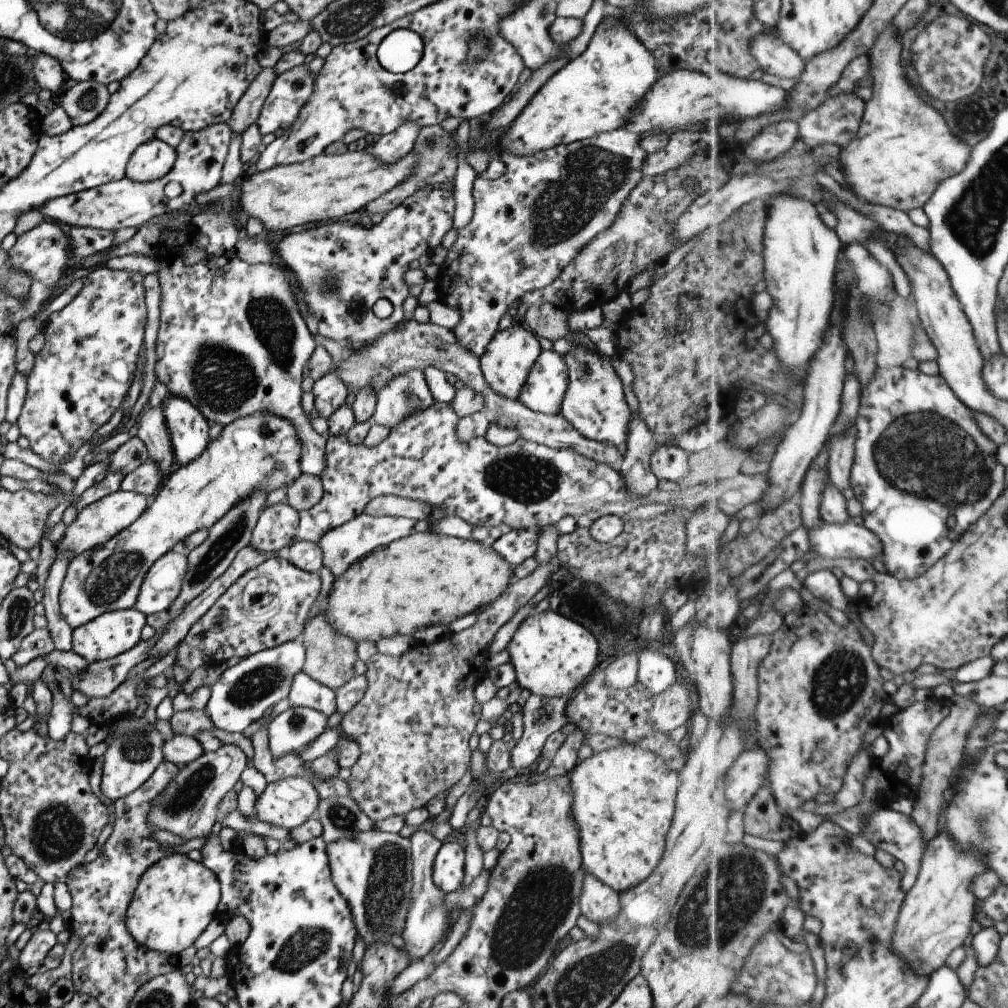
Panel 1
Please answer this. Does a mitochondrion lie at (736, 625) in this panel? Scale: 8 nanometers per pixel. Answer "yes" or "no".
no

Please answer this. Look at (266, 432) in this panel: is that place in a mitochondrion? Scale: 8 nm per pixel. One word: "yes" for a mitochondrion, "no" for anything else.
no

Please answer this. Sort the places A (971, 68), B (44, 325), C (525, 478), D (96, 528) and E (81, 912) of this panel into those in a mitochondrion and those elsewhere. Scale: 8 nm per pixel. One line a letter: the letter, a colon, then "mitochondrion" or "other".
A: other
B: other
C: mitochondrion
D: other
E: other

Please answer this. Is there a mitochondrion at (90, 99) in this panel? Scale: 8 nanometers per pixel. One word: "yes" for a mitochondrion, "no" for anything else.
yes

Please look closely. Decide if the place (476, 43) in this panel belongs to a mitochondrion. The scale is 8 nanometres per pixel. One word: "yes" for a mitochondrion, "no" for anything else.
yes

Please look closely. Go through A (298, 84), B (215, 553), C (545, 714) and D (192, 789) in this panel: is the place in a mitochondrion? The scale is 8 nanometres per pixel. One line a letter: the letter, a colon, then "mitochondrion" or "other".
A: other
B: mitochondrion
C: other
D: mitochondrion

